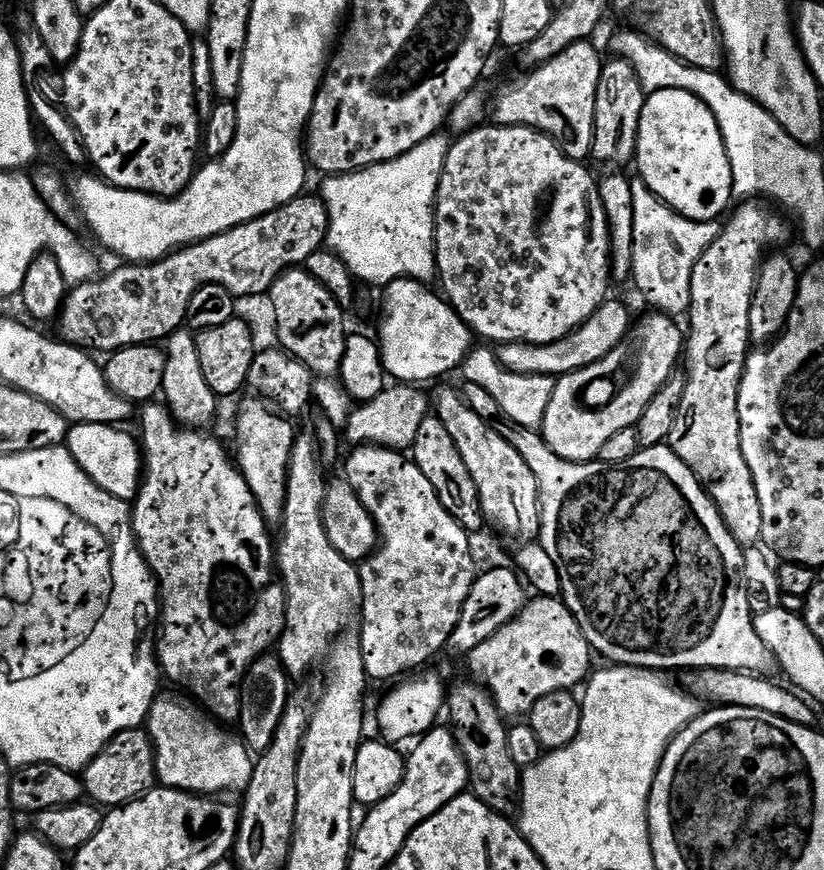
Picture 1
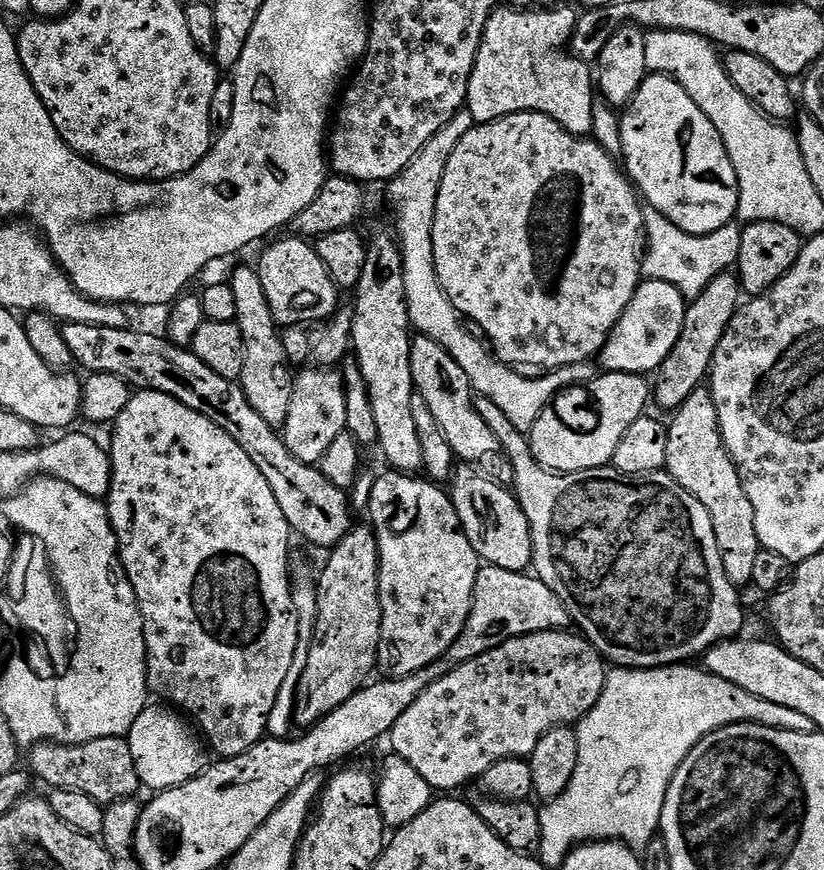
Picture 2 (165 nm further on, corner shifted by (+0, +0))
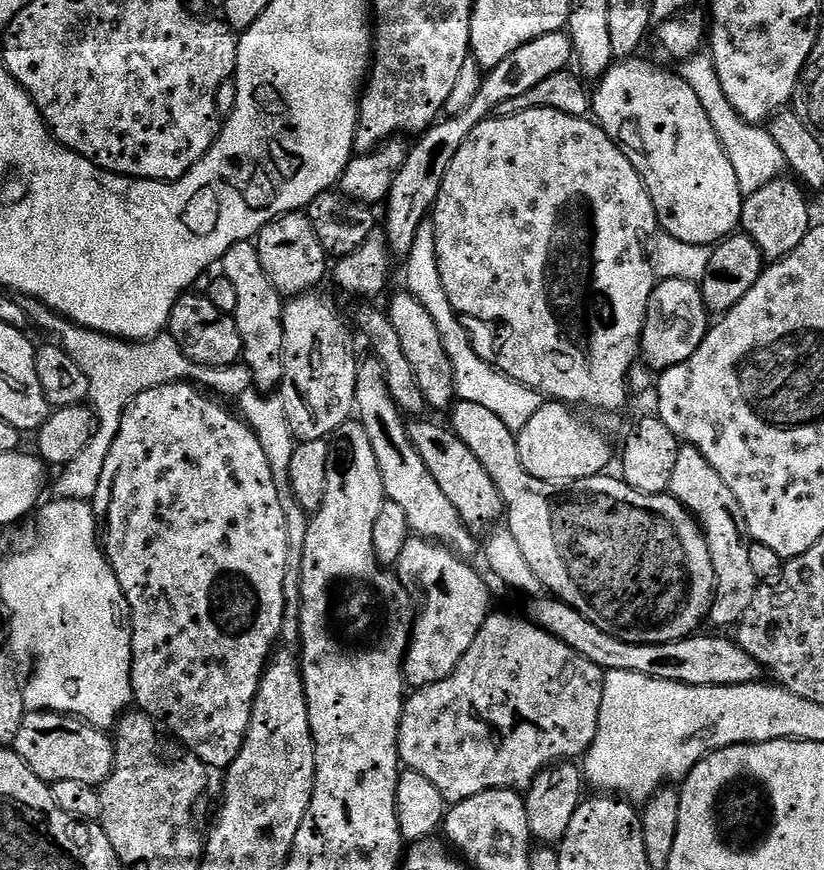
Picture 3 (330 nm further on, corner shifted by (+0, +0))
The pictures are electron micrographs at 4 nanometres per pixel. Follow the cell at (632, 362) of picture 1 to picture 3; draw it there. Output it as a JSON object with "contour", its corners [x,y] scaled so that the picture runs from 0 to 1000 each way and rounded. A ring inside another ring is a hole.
{"contour":[[[661,462],[653,471],[653,476],[648,476],[648,480],[643,480],[643,485],[638,485],[638,490],[633,490],[633,494],[626,503],[629,526],[633,531],[633,536],[638,536],[638,540],[648,549],[653,549],[654,552],[669,552],[671,554],[705,552],[706,549],[729,546],[729,544],[737,539],[733,537],[735,537],[742,529],[744,532],[745,520],[743,524],[742,513],[716,497],[712,490],[694,474],[698,472],[688,464]]]}

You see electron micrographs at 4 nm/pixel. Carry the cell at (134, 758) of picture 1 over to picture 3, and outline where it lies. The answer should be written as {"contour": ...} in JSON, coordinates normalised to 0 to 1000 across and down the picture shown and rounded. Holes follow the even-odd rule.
{"contour":[[[34,818],[19,845],[17,863],[28,871],[32,880],[36,880],[36,885],[41,885],[41,890],[46,890],[46,894],[51,894],[59,903],[70,899],[104,899],[120,903],[136,889],[141,870],[137,847],[130,840],[100,834],[93,823],[79,823],[75,818]]]}

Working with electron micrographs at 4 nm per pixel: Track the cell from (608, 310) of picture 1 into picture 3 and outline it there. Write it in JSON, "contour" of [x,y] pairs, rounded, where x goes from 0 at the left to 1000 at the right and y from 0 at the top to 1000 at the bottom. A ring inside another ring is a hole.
{"contour":[[[801,322],[789,338],[789,347],[784,356],[784,370],[777,385],[779,414],[795,425],[817,423],[854,392],[854,385],[862,376],[862,360],[854,351],[848,330],[839,322]]]}

